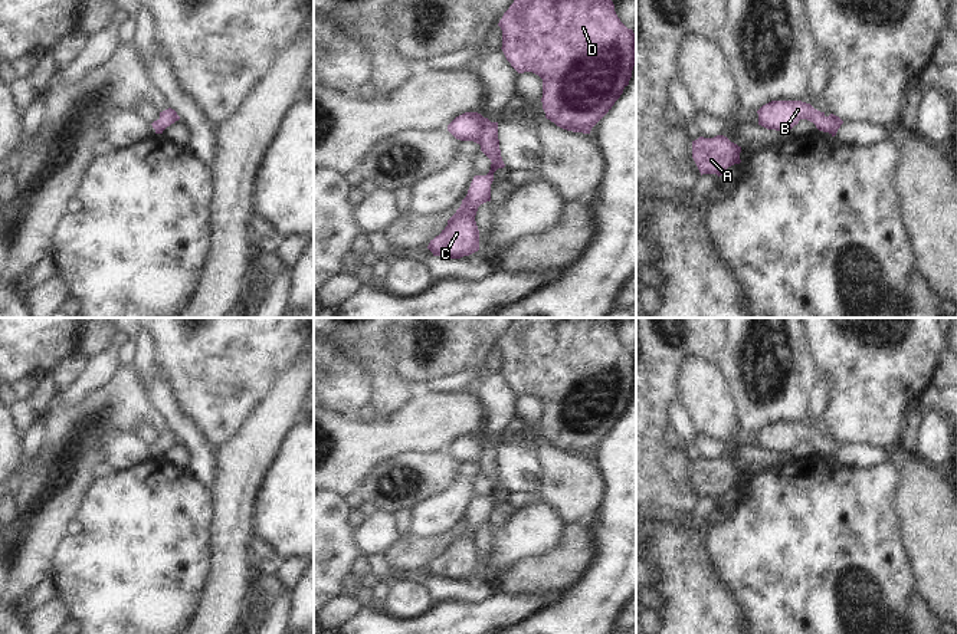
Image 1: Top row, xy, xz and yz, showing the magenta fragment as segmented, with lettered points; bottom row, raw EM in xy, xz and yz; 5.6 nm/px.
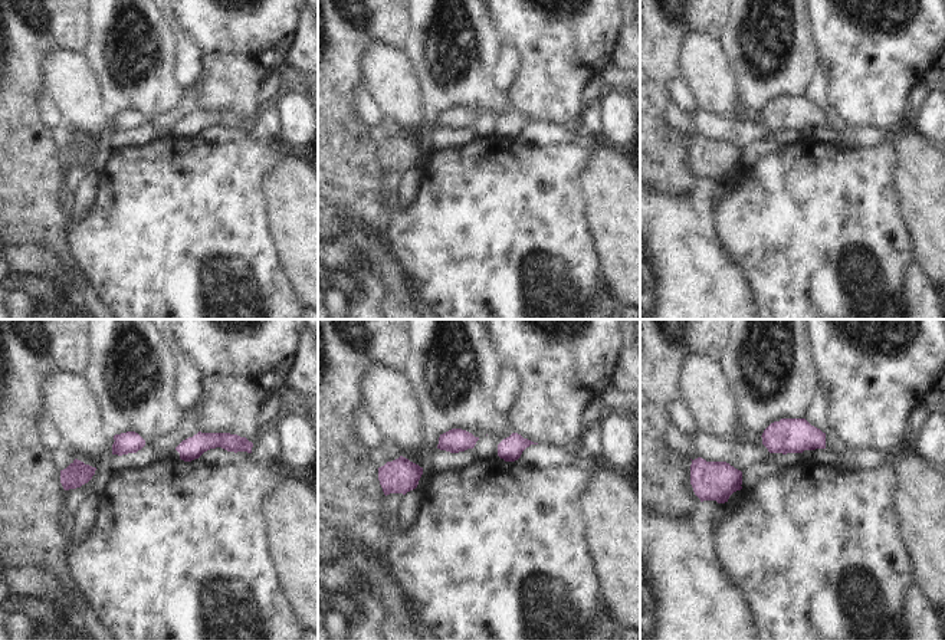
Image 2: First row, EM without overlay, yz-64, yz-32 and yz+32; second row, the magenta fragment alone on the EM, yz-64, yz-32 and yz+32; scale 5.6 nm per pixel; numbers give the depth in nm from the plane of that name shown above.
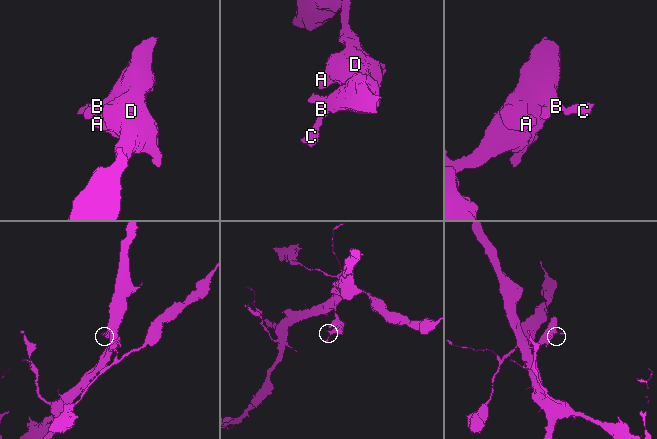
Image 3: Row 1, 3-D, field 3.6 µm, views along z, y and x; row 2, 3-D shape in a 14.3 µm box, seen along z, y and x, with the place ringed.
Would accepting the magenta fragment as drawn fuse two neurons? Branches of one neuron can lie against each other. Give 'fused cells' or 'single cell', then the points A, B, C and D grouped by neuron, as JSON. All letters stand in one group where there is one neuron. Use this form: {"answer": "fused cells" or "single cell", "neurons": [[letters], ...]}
{"answer": "single cell", "neurons": [["A", "B", "C", "D"]]}

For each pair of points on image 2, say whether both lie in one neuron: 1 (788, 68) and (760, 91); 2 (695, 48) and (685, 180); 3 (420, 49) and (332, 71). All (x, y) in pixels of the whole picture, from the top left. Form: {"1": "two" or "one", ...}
{"1": "one", "2": "two", "3": "two"}

